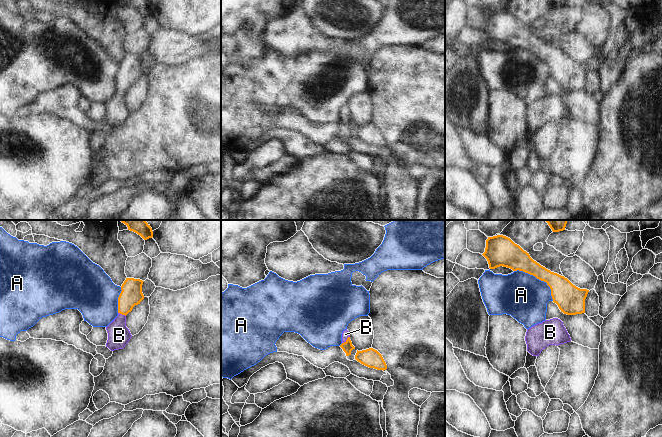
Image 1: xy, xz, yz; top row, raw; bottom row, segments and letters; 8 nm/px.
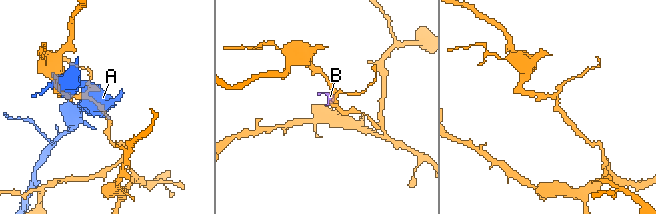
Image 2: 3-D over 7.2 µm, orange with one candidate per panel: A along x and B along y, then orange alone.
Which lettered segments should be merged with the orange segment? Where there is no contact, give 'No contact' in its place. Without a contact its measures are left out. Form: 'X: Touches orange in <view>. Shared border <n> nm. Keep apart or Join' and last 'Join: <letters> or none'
A: Touches orange in yz. Shared border 400 nm. Keep apart
B: Touches orange in xz. Shared border 90 nm. Join
Join: B.

